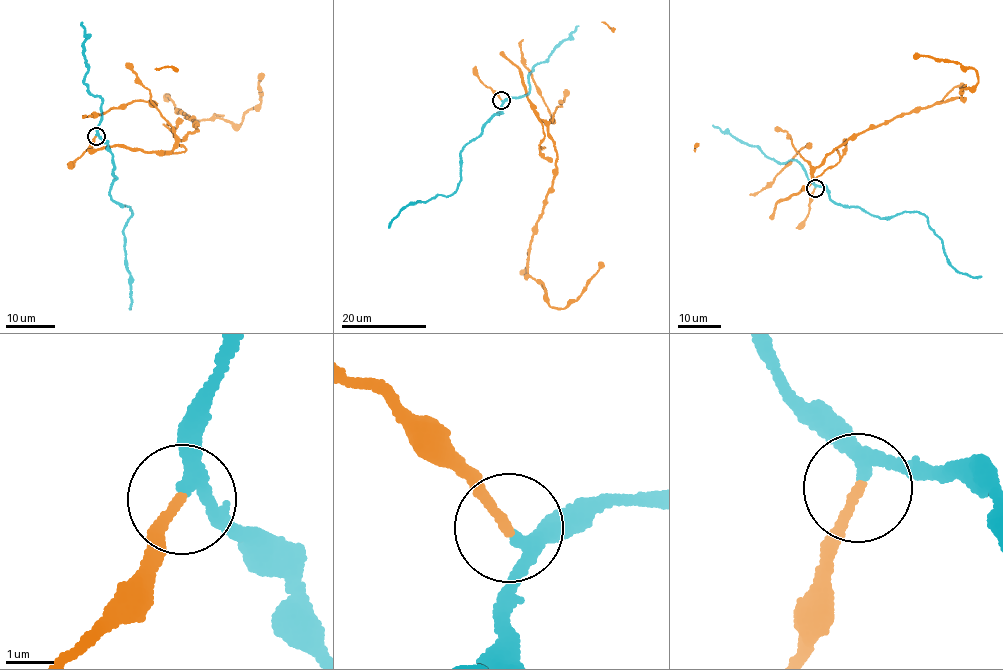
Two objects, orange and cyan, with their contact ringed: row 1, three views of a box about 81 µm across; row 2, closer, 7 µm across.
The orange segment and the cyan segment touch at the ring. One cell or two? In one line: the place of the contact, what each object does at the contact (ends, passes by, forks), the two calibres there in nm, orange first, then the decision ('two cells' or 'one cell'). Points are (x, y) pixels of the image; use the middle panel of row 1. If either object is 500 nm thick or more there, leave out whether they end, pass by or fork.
place (501, 100); orange ends; cyan passes by; calibres 200 and 240 nm; two cells

